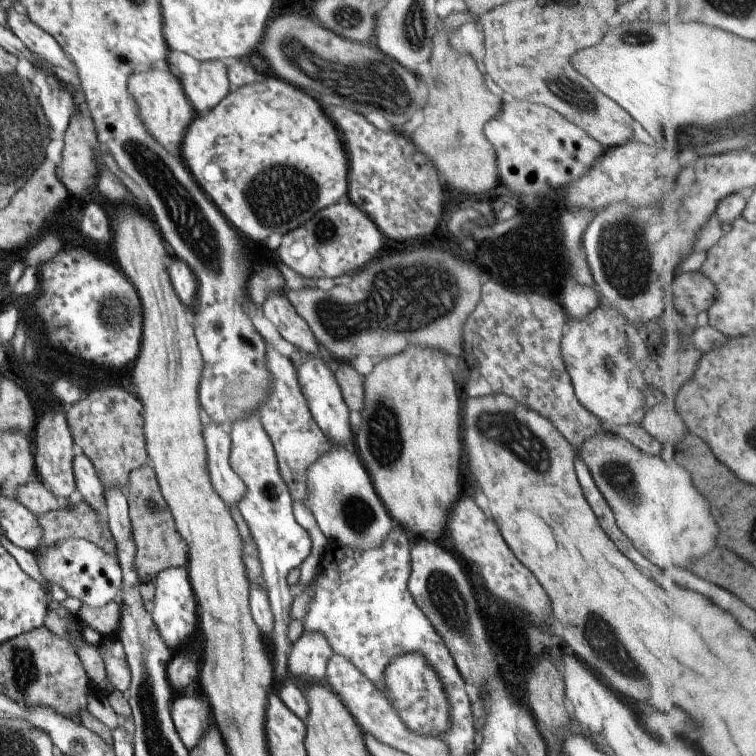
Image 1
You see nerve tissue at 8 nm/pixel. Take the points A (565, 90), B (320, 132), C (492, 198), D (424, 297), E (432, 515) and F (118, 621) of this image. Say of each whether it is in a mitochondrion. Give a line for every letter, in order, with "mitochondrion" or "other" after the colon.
A: mitochondrion
B: other
C: other
D: mitochondrion
E: other
F: other

